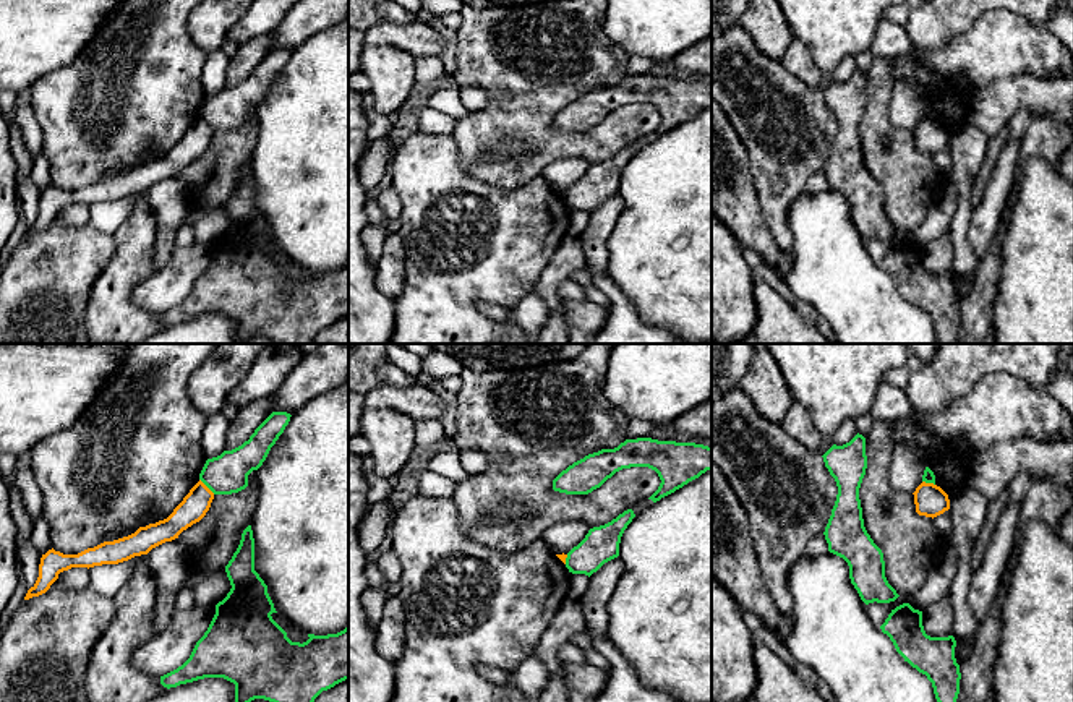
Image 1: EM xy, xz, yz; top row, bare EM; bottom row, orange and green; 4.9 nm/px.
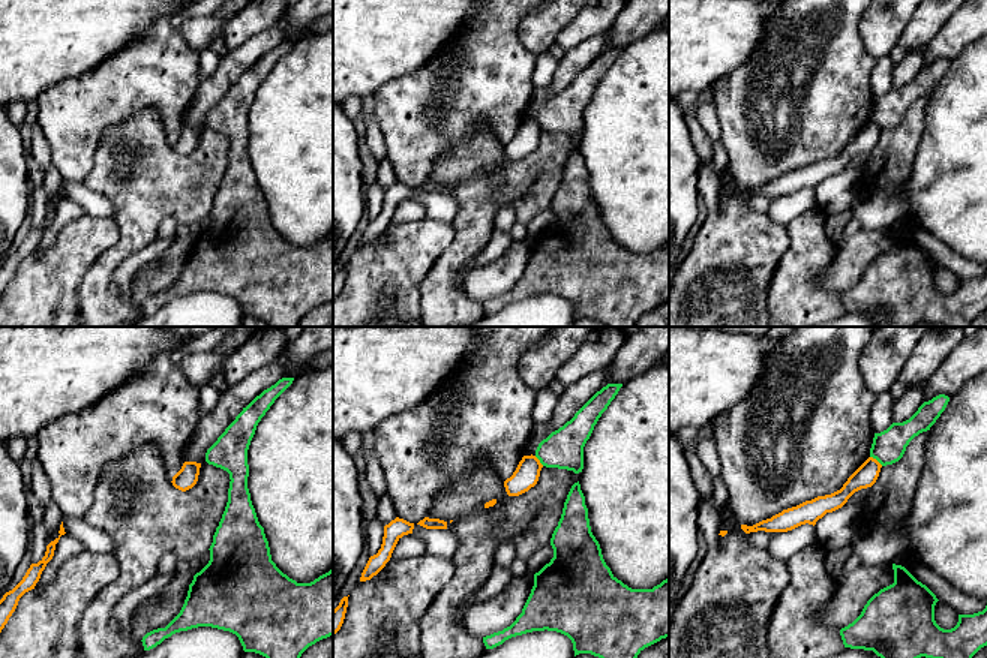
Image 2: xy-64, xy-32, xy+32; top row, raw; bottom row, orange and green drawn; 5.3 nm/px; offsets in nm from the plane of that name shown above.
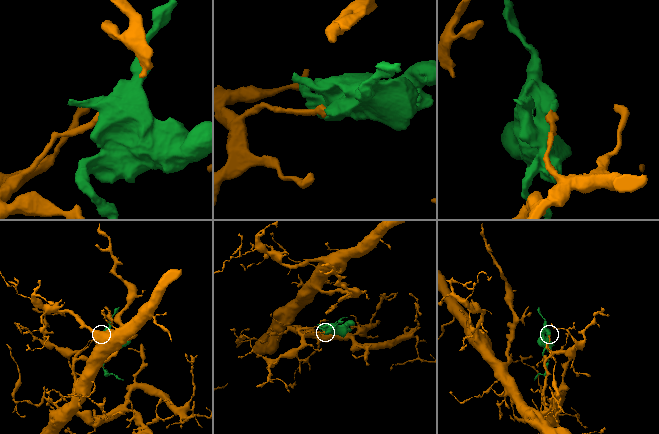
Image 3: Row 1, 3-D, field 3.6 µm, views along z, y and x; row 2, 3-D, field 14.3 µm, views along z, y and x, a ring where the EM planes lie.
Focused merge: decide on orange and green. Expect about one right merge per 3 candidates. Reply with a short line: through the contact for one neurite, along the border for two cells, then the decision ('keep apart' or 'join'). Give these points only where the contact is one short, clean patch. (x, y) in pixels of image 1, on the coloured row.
line xy (200, 479), (214, 493); keep apart

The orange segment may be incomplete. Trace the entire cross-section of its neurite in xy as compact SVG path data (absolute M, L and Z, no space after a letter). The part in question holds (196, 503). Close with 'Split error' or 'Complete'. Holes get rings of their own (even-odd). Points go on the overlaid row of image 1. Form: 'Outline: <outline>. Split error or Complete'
Outline: M199 480L173 512L156 524L139 527L135 533L104 541L78 554L63 554L49 550L41 558L39 577L28 590L24 600L45 593L58 579L58 574L71 567L94 567L102 564L118 564L135 556L147 554L152 548L178 538L178 535L199 522L211 507L214 493Z. Complete

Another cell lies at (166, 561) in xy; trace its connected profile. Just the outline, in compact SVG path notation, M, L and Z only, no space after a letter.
M180 538L152 548L146 554L146 561L156 577L159 590L177 597L177 593L186 585L188 564L185 561L185 548Z

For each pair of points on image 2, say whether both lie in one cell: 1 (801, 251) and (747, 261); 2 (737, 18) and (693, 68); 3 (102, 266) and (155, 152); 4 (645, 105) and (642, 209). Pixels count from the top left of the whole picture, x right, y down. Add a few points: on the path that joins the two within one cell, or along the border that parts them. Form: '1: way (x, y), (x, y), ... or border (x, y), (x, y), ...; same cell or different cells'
1: border (786, 227), (789, 248), (780, 258), (767, 285); different cells
2: way (725, 30), (699, 56); same cell
3: way (131, 239), (138, 207), (155, 189), (155, 180); same cell
4: way (645, 131), (645, 183); same cell

